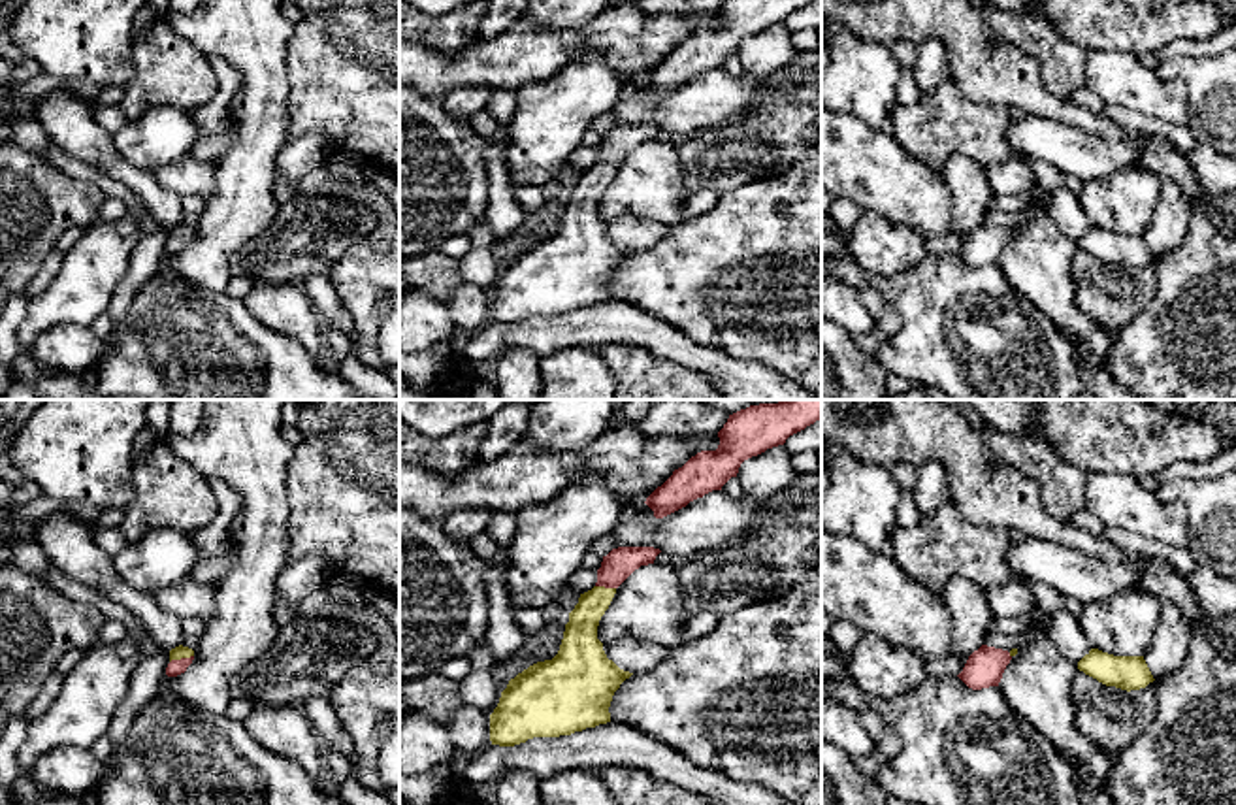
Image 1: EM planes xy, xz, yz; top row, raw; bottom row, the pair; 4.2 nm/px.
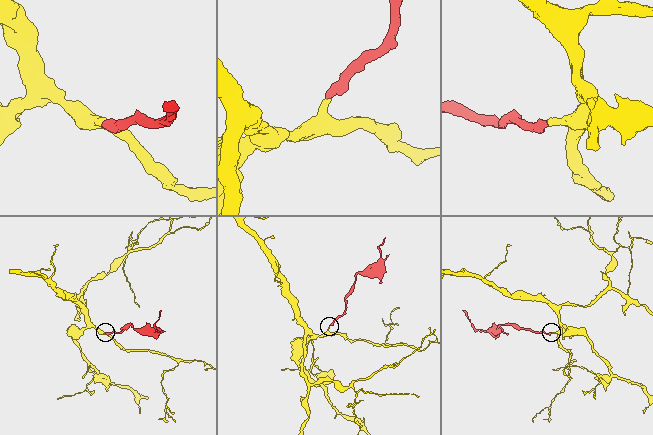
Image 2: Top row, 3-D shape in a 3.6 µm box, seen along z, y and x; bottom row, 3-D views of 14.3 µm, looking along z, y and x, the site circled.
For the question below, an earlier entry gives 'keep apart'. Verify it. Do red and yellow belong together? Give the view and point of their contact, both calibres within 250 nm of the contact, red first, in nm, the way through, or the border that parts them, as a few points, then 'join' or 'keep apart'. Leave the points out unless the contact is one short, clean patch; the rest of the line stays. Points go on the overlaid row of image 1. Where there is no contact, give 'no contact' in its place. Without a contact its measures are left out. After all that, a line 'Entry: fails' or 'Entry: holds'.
xy (181, 658) | 70/60 nm | across xy (174, 668), (181, 658), (178, 653) | join
Entry: fails

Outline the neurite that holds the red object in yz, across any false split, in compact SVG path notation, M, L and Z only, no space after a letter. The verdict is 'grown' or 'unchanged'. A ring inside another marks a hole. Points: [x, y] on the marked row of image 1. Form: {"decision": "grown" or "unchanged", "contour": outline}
{"decision": "unchanged", "contour": "M982 645L968 656L957 677L972 690L999 686L1010 660L1008 650Z"}

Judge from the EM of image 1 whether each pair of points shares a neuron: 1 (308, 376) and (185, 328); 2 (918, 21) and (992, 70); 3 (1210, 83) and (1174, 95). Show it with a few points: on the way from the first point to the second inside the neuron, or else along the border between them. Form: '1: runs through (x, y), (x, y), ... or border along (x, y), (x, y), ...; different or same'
1: runs through (277, 372), (268, 362), (219, 362), (215, 359); same
2: runs through (937, 21), (943, 21), (973, 51); same
3: border along (1154, 72), (1184, 85), (1187, 123); different

